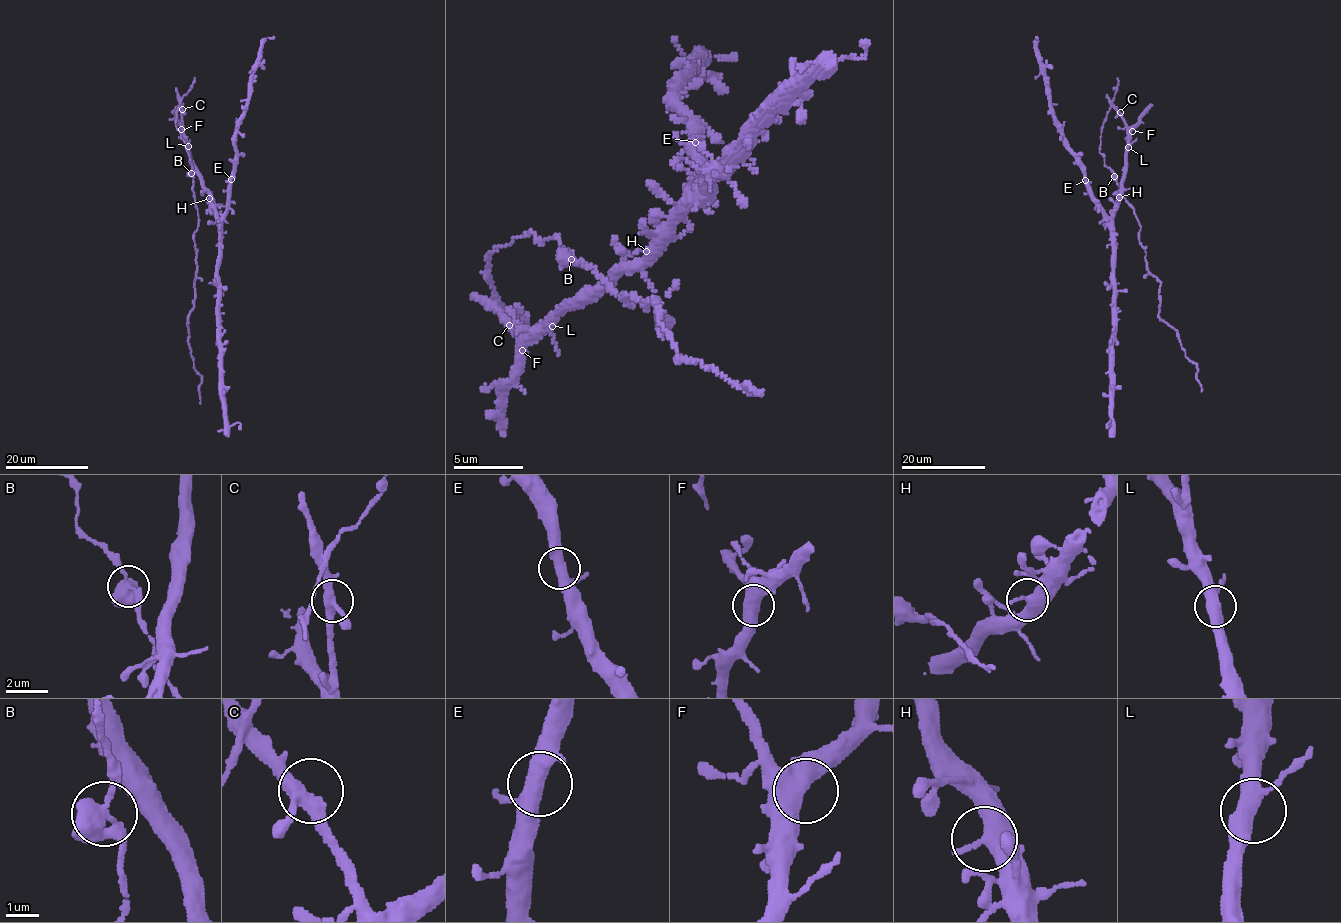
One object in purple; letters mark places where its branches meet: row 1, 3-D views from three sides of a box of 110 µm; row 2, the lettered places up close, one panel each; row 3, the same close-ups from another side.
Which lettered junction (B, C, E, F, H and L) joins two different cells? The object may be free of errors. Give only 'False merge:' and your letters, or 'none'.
False merge: none

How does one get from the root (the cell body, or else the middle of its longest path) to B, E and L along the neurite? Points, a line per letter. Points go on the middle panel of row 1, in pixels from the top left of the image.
B: (502, 317), (489, 282), (486, 259), (489, 252), (531, 230), (544, 240), (555, 236), (571, 258)
E: (502, 317), (529, 336), (558, 308), (632, 269), (700, 186), (689, 147), (695, 142)
L: (502, 317), (514, 332), (529, 336), (535, 329), (552, 326)

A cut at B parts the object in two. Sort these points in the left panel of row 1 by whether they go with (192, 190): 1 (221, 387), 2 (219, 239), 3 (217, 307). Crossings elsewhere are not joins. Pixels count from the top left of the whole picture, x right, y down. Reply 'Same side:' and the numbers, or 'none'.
Same side: none

